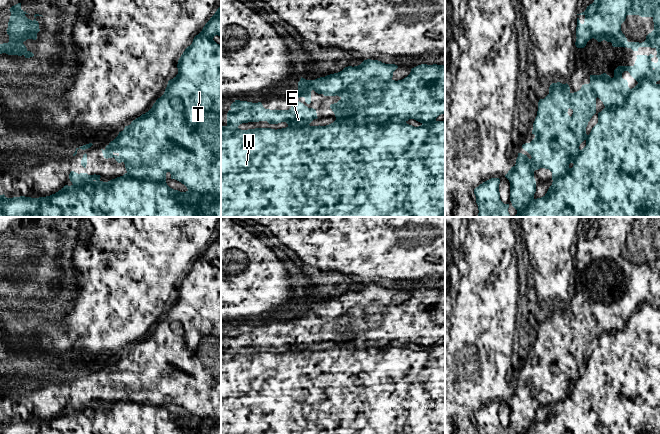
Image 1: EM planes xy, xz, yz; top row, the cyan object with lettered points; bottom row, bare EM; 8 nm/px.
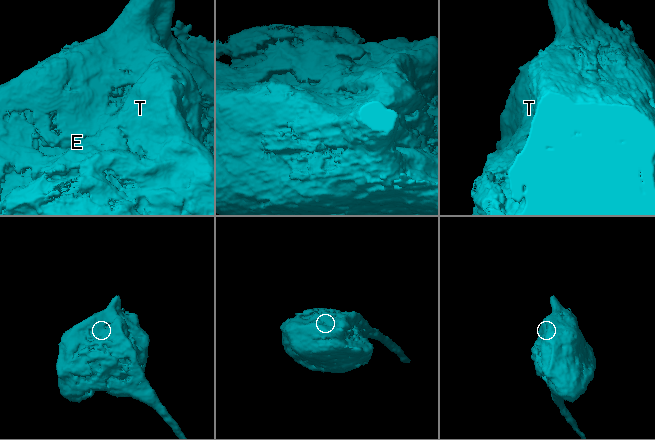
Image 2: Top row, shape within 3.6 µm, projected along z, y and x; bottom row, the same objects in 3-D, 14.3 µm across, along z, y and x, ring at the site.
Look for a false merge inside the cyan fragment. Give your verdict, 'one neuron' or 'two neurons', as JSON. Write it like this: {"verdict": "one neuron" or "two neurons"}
{"verdict": "one neuron"}

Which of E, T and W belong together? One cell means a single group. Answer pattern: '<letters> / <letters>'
E T W

